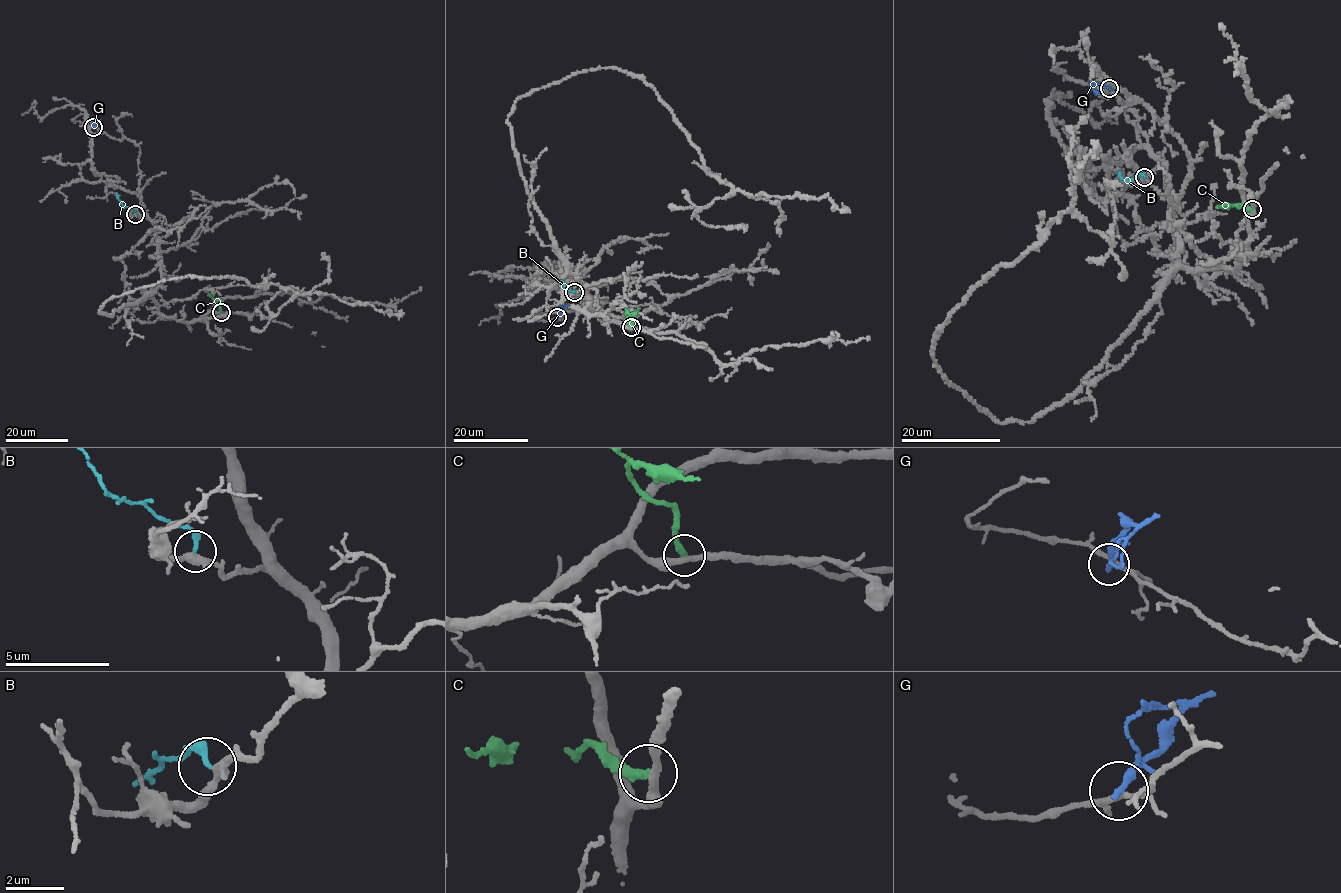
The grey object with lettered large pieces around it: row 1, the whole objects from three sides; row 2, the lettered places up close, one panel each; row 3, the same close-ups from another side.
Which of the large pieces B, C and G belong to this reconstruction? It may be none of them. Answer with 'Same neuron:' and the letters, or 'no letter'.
Same neuron: B

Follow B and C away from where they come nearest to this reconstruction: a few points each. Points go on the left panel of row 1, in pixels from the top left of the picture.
B: (136, 214), (122, 205), (116, 193)
C: (221, 312), (213, 299), (223, 301)

